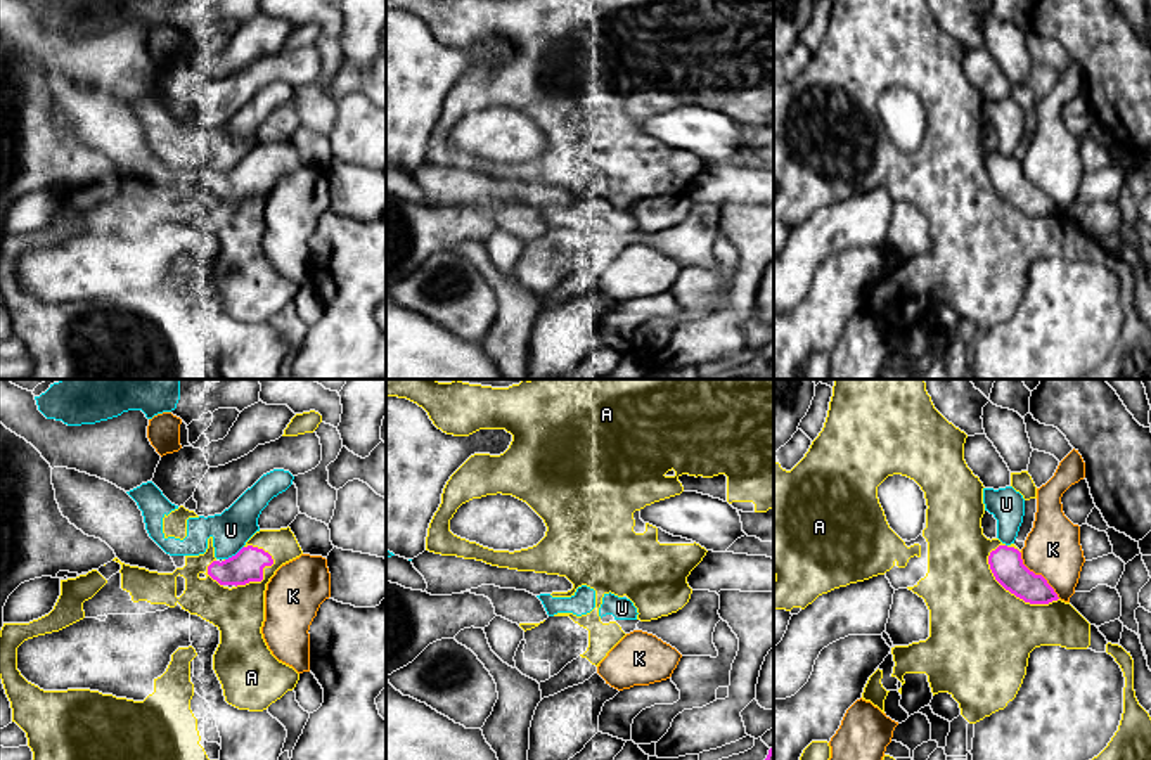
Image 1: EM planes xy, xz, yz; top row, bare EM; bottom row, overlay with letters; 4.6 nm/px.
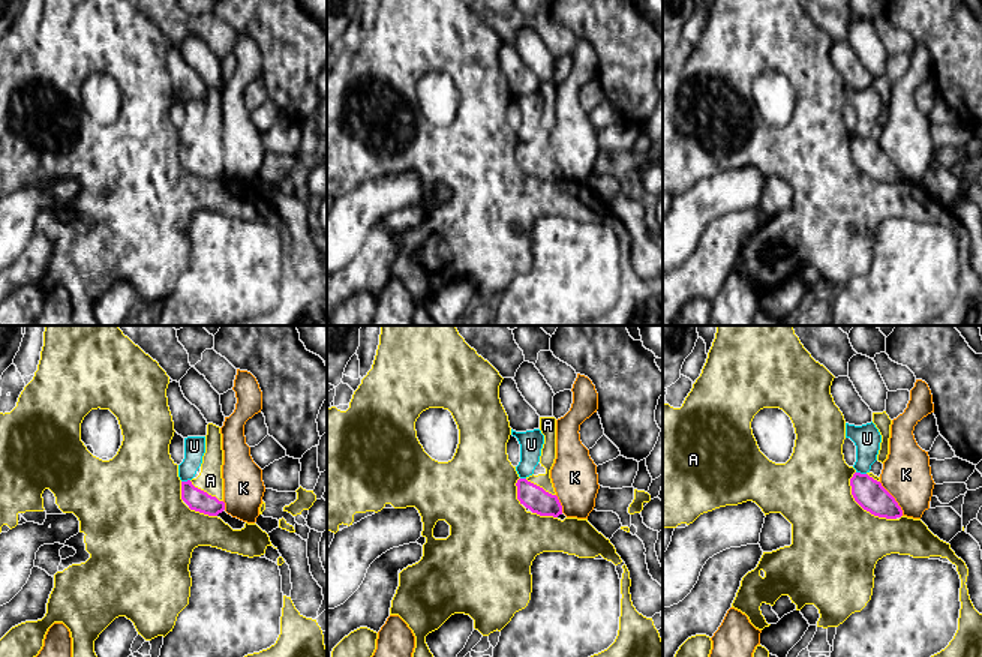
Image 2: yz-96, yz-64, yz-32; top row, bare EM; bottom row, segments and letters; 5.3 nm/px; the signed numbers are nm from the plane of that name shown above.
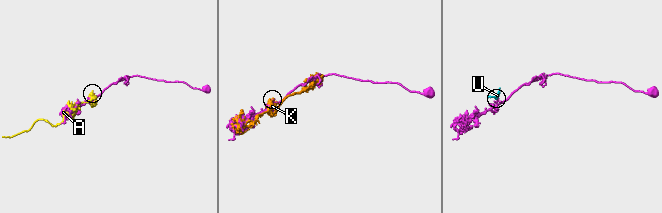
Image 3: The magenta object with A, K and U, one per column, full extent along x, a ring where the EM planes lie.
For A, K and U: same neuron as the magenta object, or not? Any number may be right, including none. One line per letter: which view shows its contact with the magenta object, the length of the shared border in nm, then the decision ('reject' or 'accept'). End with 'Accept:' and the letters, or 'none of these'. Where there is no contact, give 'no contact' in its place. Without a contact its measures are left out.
A: yz | 400 nm | reject
K: yz | 280 nm | reject
U: xy | 110 nm | reject
Accept: none of these

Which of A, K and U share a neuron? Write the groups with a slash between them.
A / K / U

